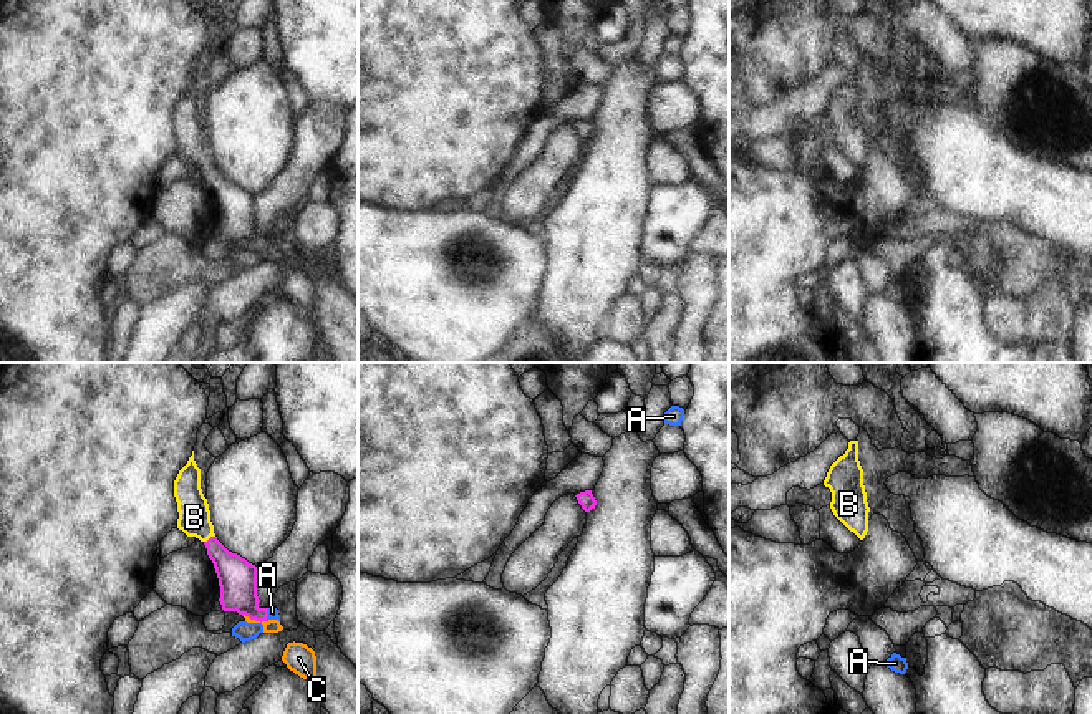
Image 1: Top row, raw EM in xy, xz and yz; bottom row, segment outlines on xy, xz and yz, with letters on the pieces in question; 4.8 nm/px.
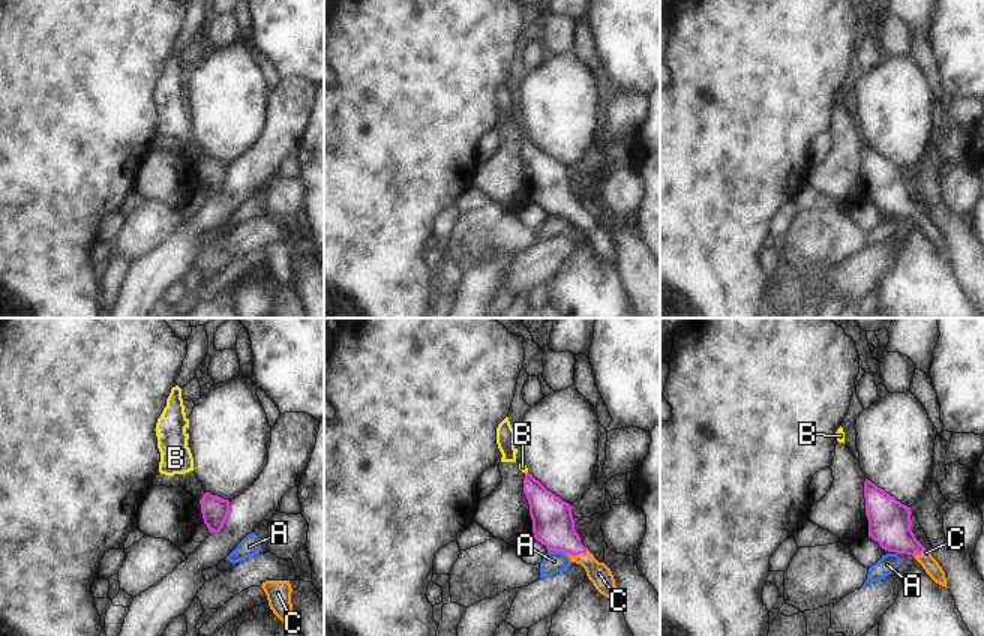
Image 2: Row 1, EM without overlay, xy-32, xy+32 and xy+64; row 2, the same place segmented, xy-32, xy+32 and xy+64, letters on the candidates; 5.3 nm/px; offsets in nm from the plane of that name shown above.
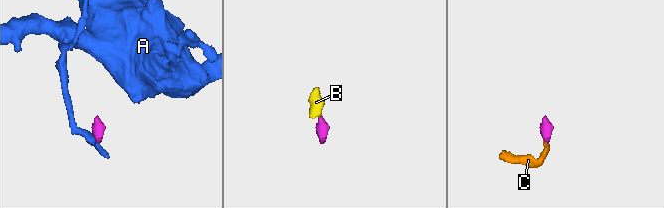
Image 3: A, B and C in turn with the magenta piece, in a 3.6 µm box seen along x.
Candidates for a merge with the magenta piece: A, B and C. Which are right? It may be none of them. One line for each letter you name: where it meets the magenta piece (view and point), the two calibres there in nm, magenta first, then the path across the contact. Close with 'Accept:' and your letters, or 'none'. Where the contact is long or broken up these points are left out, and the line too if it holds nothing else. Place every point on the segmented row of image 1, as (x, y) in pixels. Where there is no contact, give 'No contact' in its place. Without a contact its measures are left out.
B: Touches magenta at xy (211, 537). Thickness 190 nm (magenta) against 160 nm. Path across: xy (237, 578), (212, 545), (211, 537), (194, 517)
C: Touches magenta at xy (254, 618). Thickness 190 nm (magenta) against 20 nm. Path across: xy (237, 578), (237, 592), (254, 618), (247, 618)
Accept: B, C

